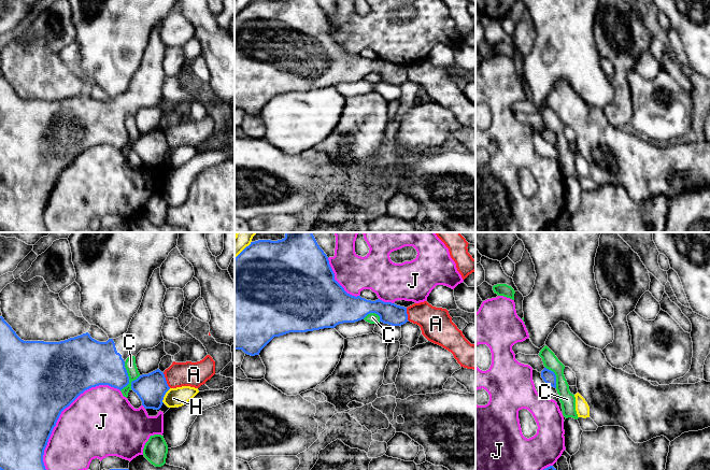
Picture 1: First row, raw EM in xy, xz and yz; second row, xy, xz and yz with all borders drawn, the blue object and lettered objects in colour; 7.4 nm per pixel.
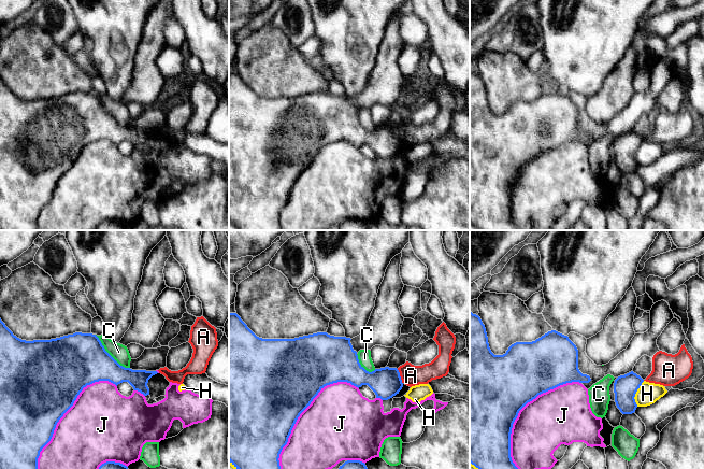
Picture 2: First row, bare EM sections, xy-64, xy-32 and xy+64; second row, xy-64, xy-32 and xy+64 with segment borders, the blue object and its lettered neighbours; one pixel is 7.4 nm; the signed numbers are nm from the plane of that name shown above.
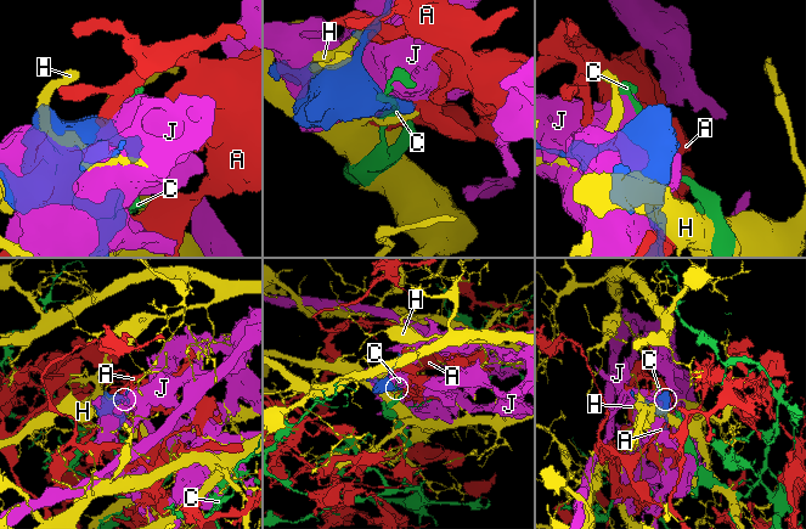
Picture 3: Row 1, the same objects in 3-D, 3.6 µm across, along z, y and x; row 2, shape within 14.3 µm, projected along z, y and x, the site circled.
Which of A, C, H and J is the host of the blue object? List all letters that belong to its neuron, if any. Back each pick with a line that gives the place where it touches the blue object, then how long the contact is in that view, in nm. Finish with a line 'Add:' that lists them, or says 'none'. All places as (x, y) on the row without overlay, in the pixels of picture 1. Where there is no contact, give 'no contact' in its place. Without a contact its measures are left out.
Add: none

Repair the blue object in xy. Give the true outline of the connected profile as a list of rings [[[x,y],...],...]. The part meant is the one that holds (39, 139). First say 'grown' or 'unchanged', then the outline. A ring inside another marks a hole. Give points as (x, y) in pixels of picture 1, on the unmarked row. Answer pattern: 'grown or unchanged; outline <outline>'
grown; outline [[[160,27],[154,29],[141,65],[132,76],[128,90],[116,98],[99,101],[88,91],[60,101],[24,100],[0,75],[0,229],[4,232],[47,232],[43,214],[48,198],[61,173],[81,153],[99,144],[122,149],[129,143],[125,127],[128,116],[141,109],[153,108],[161,100],[166,79],[162,61],[167,47],[160,35]]]

